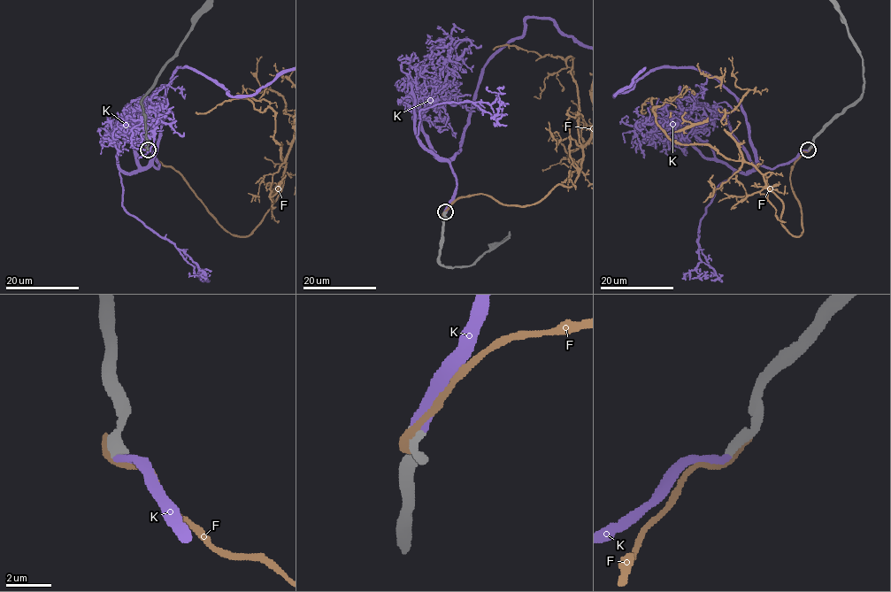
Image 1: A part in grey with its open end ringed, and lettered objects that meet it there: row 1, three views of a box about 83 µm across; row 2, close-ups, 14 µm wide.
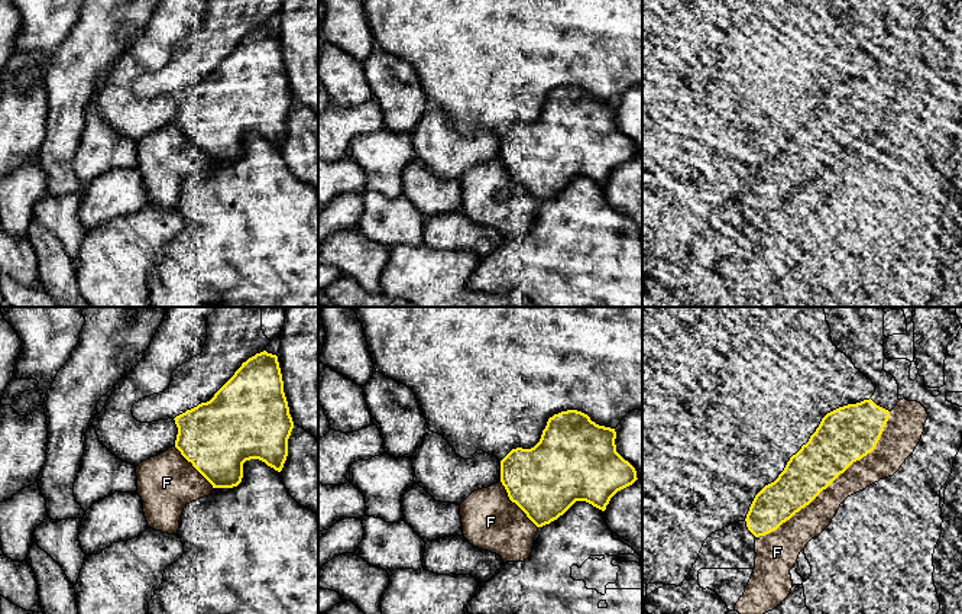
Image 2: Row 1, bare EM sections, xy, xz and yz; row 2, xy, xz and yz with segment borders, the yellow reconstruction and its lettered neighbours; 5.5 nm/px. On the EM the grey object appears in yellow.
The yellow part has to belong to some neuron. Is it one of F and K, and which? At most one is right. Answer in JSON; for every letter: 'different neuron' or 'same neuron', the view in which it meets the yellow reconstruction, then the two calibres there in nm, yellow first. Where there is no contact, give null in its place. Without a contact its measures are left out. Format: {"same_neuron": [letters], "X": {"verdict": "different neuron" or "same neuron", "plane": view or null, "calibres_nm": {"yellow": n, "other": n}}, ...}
{"same_neuron": ["K"], "F": {"verdict": "different neuron", "plane": "yz", "calibres_nm": {"yellow": 300, "other": 170}}, "K": {"verdict": "same neuron", "plane": null}}

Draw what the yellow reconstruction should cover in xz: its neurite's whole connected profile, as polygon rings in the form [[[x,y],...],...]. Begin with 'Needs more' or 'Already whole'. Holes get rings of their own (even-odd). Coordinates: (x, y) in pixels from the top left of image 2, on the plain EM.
Already whole. [[[577,85],[548,94],[540,117],[531,125],[512,125],[501,136],[501,158],[508,172],[527,193],[542,203],[563,191],[576,177],[586,177],[605,187],[610,174],[632,161],[635,143],[616,127],[615,104],[599,101]]]

